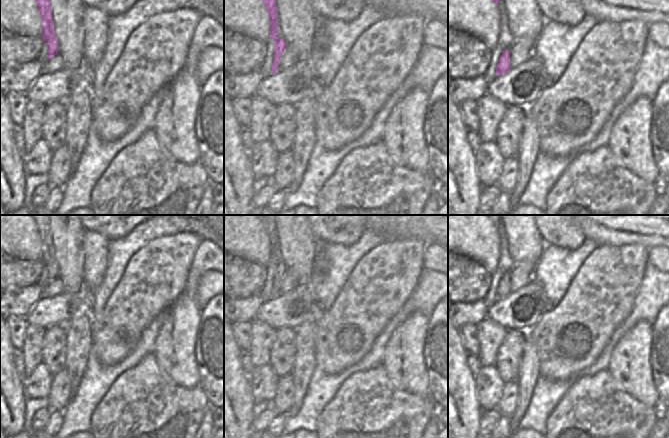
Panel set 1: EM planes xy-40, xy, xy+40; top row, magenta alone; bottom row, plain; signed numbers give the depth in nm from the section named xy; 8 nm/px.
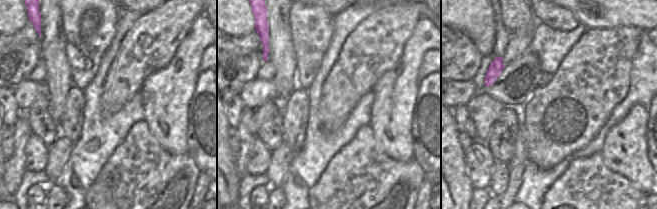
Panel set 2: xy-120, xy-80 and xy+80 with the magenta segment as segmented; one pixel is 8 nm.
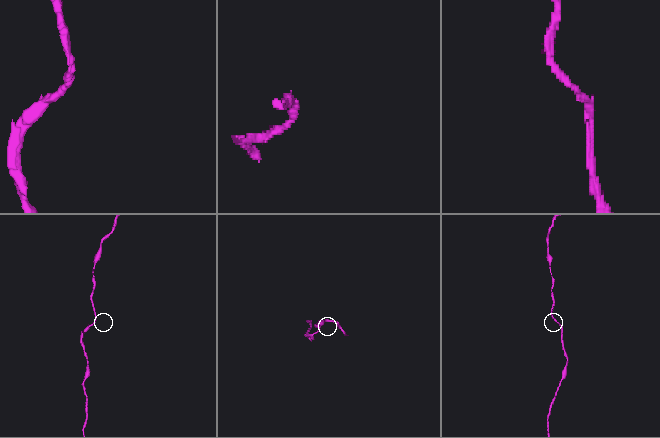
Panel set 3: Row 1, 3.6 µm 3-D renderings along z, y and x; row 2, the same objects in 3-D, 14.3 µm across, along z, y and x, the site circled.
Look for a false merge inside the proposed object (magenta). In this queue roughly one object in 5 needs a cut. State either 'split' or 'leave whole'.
leave whole

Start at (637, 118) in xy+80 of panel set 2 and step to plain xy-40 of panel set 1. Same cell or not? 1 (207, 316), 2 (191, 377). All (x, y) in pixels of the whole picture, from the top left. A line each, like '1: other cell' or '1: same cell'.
1: other cell
2: same cell

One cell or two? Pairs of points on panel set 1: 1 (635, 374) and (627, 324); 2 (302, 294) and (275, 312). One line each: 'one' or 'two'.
1: two
2: one

